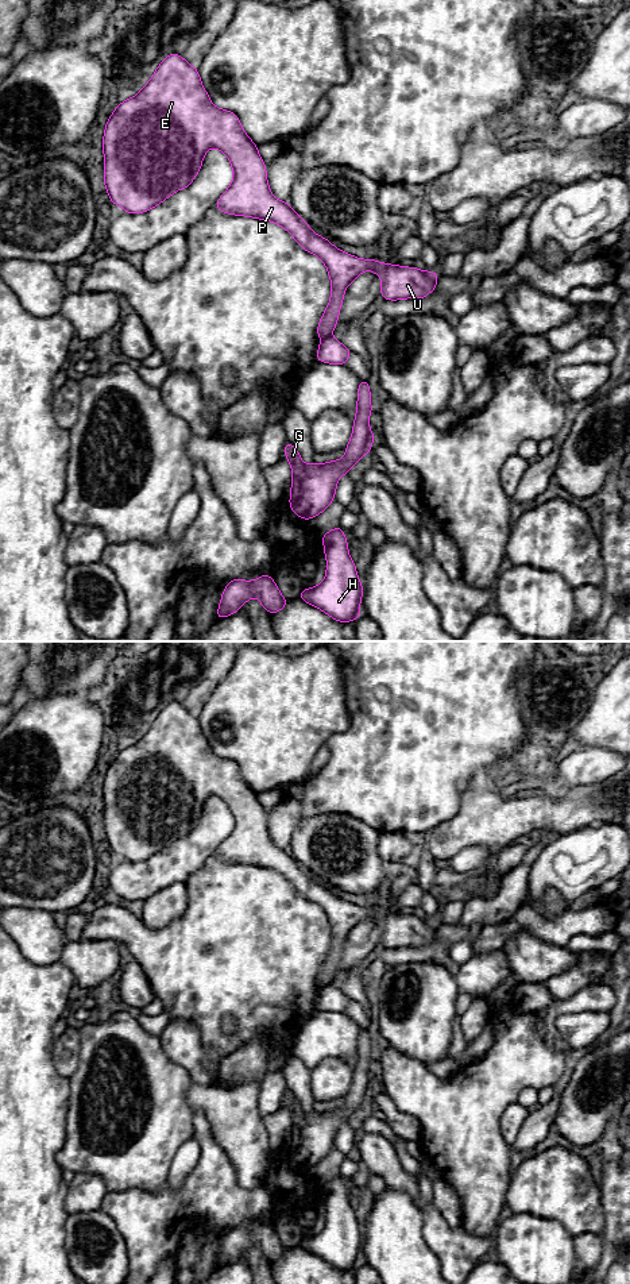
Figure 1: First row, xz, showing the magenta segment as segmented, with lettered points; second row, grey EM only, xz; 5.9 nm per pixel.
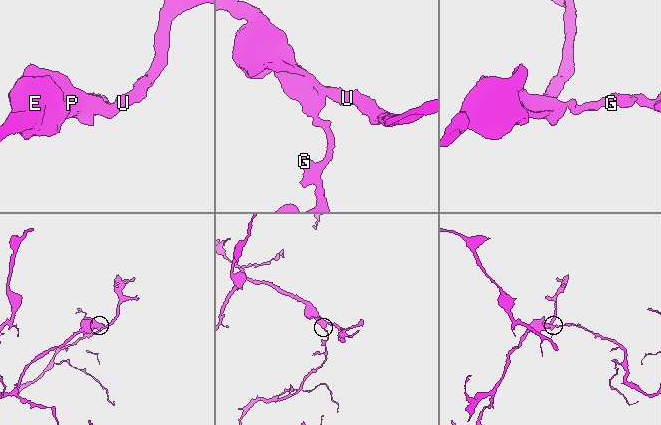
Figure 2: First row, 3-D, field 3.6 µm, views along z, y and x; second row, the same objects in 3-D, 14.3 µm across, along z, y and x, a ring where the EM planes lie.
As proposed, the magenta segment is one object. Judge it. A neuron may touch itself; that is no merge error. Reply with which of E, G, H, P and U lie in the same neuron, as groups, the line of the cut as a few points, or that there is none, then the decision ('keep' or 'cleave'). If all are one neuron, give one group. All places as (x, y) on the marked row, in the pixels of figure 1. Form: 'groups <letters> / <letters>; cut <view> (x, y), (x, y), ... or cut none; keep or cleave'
groups E P U / G H; cut xz (329, 335), (321, 339); cleave

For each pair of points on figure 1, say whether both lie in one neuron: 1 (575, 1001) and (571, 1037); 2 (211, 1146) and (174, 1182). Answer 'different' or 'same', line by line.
1: different
2: different

